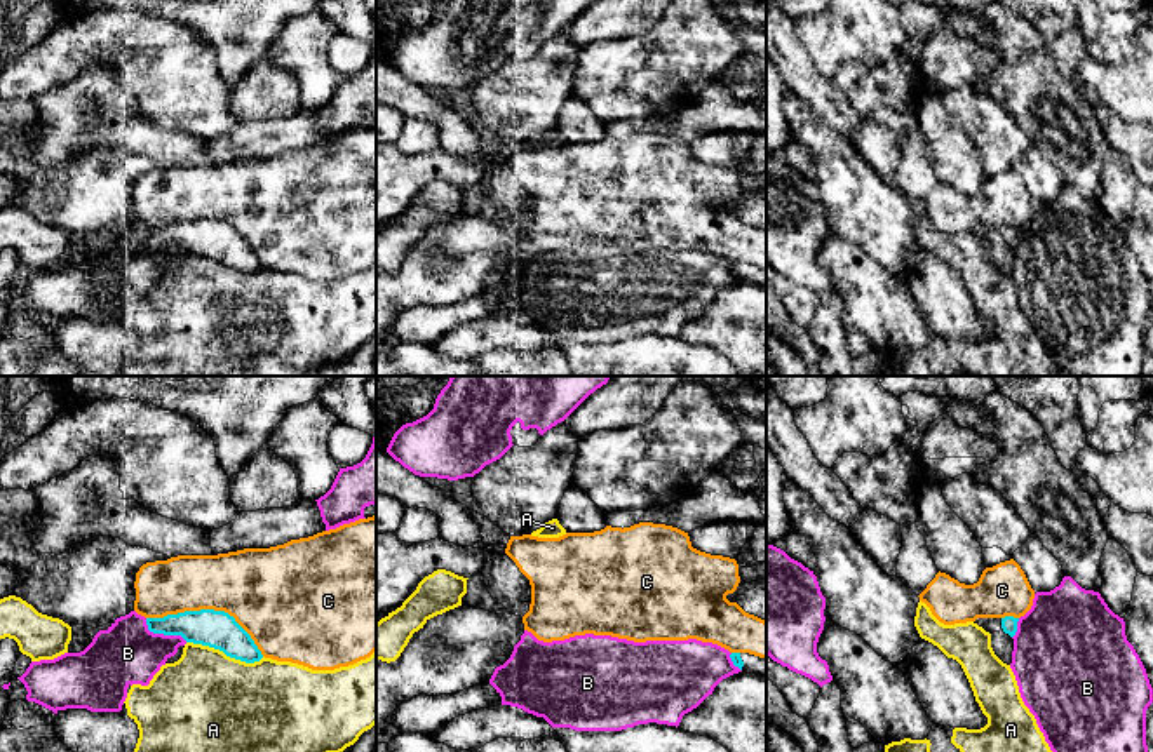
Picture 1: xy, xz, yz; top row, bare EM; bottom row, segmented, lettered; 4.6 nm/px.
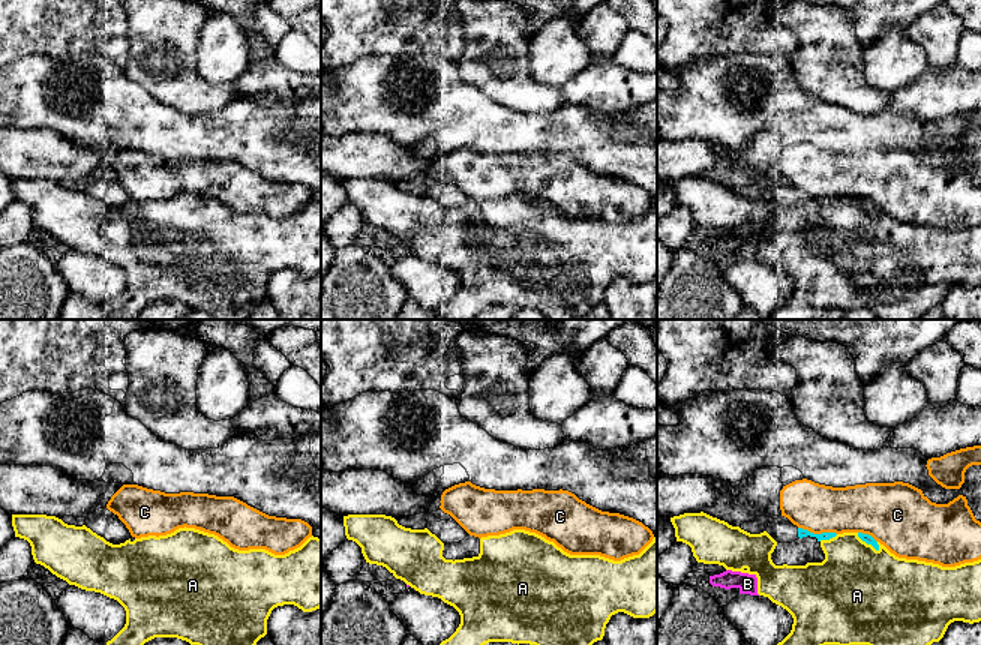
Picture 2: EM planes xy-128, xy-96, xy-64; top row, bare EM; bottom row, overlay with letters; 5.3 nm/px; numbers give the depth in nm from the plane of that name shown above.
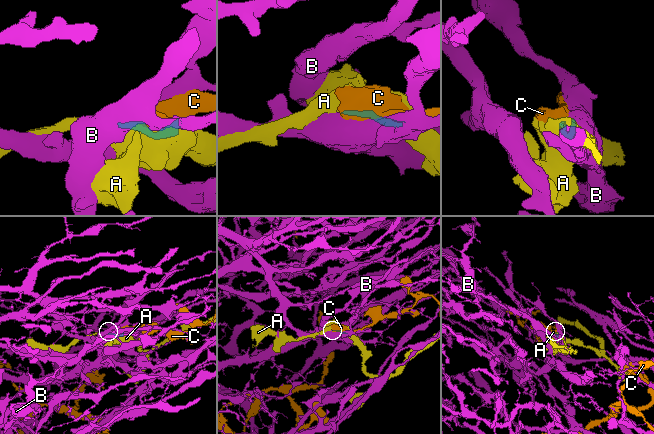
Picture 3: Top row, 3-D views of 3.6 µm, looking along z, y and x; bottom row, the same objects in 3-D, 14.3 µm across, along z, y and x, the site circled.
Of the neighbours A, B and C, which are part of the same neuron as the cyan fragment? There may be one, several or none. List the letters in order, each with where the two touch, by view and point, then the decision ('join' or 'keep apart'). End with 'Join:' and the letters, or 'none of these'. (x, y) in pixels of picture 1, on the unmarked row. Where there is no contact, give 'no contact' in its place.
A: contact xy (225, 263); keep apart
B: contact xy (162, 242); keep apart
C: contact xy (209, 220); keep apart
Join: none of these

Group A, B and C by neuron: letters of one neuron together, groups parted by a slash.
A / B / C

